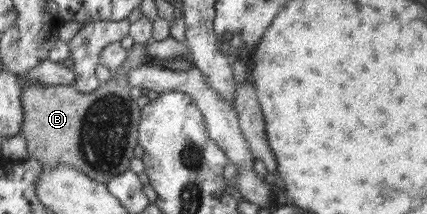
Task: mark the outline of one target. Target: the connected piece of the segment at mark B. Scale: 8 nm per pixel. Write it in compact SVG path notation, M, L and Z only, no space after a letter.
M132 45L127 50L126 61L113 71L116 75L88 94L70 85L28 83L21 87L21 134L30 157L48 168L71 166L104 184L128 171L138 144L141 108L137 100L130 97L127 74L143 64L145 48L147 45Z

